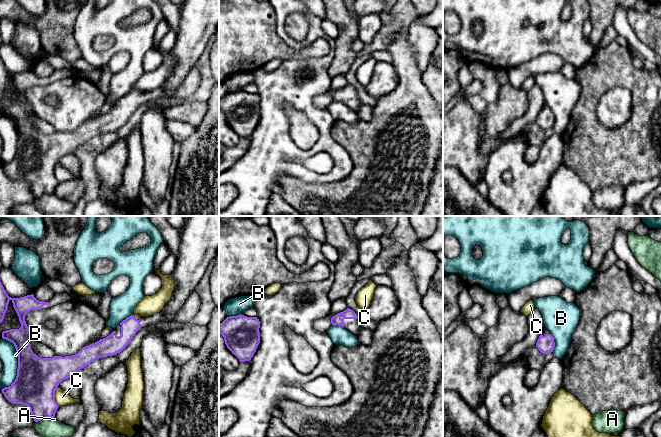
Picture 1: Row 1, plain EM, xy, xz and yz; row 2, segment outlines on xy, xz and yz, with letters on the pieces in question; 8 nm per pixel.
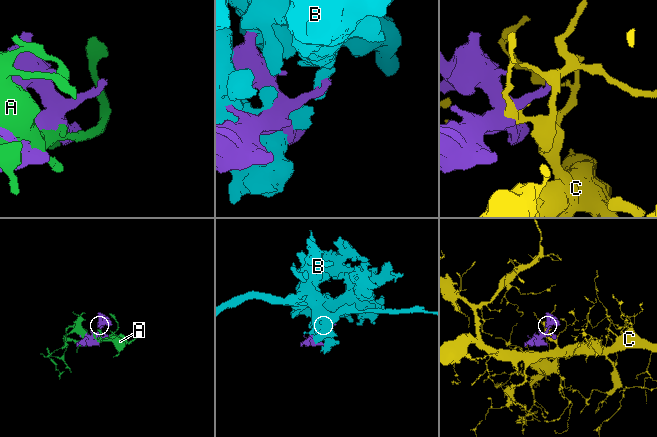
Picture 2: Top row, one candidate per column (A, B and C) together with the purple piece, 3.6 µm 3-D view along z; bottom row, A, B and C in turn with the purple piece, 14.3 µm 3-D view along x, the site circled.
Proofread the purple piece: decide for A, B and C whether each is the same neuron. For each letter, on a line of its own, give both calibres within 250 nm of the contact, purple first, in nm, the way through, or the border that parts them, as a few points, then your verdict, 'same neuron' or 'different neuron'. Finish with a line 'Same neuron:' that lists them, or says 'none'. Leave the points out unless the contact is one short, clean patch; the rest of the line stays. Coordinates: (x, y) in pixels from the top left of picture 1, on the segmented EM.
A: calibres 300 and 160 nm; different neuron
B: calibres 340 and 140 nm; different neuron
C: calibres 340 and 120 nm; different neuron
Same neuron: none

